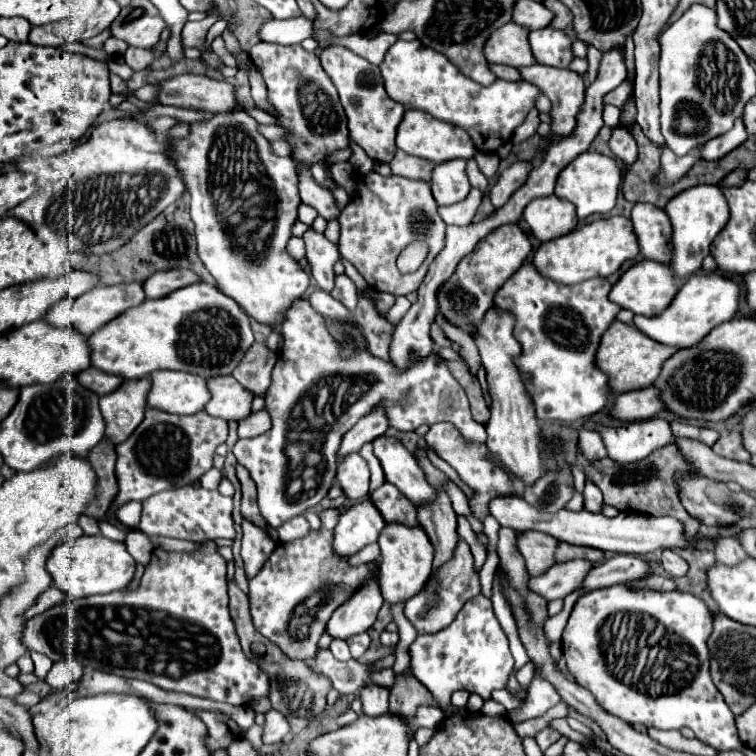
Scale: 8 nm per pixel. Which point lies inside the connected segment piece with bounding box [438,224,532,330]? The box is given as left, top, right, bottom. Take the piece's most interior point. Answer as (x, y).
(464, 299)

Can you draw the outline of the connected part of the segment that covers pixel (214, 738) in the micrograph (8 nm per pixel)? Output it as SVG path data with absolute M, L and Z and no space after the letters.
M198 710L196 716L206 724L206 730L208 730L206 746L210 752L228 748L234 740L238 740L238 736L242 736L242 730L238 730L238 724L222 712Z

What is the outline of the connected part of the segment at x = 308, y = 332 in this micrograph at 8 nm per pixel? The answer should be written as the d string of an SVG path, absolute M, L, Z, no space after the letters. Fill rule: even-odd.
M306 298L288 310L288 318L282 326L284 348L278 354L272 386L266 396L272 430L256 440L238 440L234 446L238 464L242 464L256 482L260 514L272 528L304 514L328 494L340 462L338 448L342 436L372 404L380 404L380 400L388 404L388 416L392 416L390 426L396 430L416 430L420 424L432 426L450 422L464 440L486 442L486 430L472 418L466 392L436 352L432 352L424 364L416 364L412 372L404 374L396 372L392 364L374 358L368 350L356 352L352 360L342 360L338 356L340 344L332 340L324 324L326 318L318 314ZM290 444L300 446L292 462L286 458Z

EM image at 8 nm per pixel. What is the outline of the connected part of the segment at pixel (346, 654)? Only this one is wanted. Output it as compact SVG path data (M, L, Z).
M334 638L332 644L330 644L330 650L336 656L336 660L350 660L352 658L350 656L350 650L348 650L348 644L342 638Z

